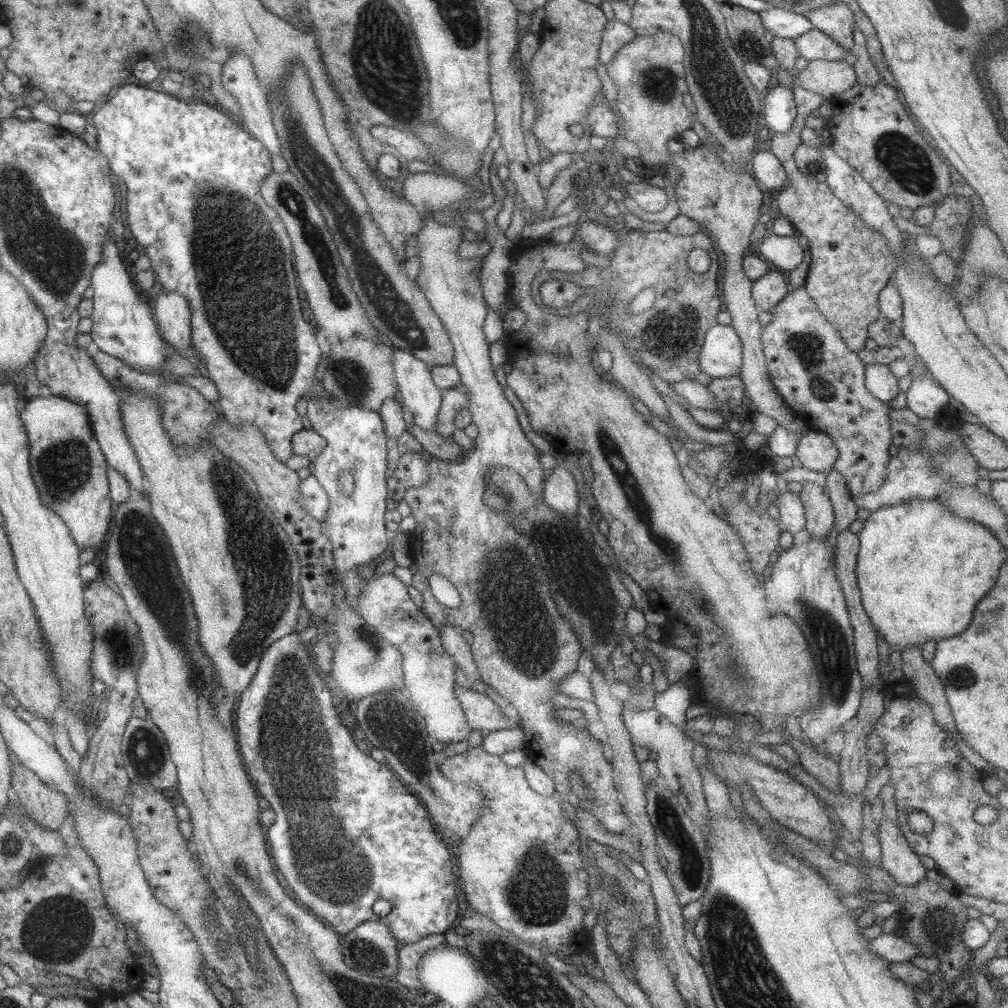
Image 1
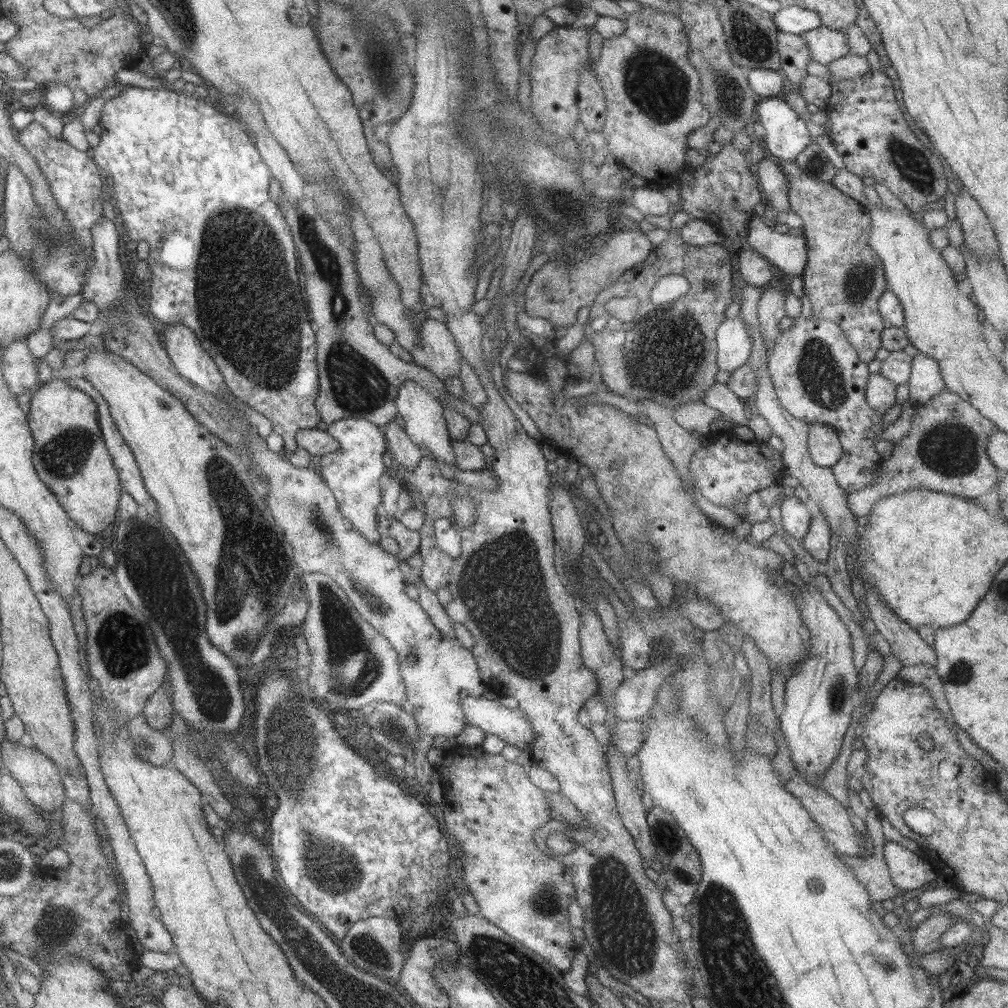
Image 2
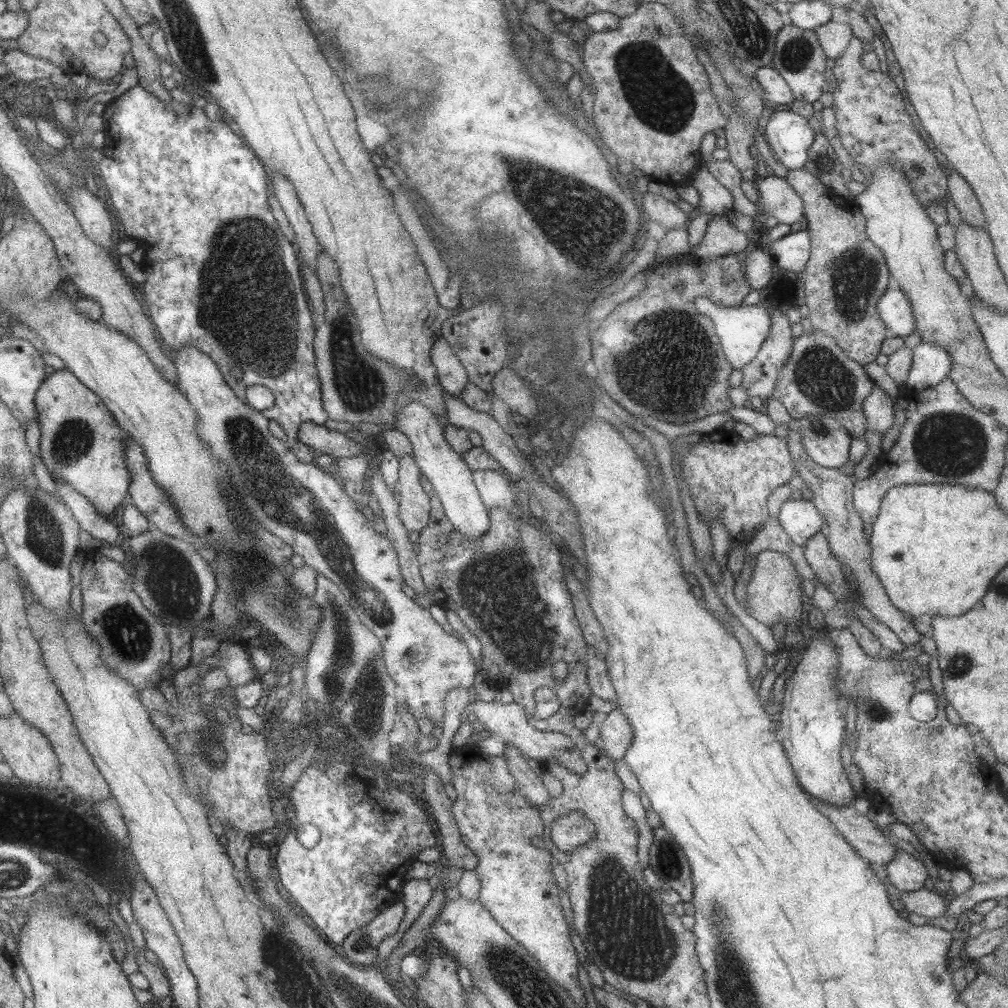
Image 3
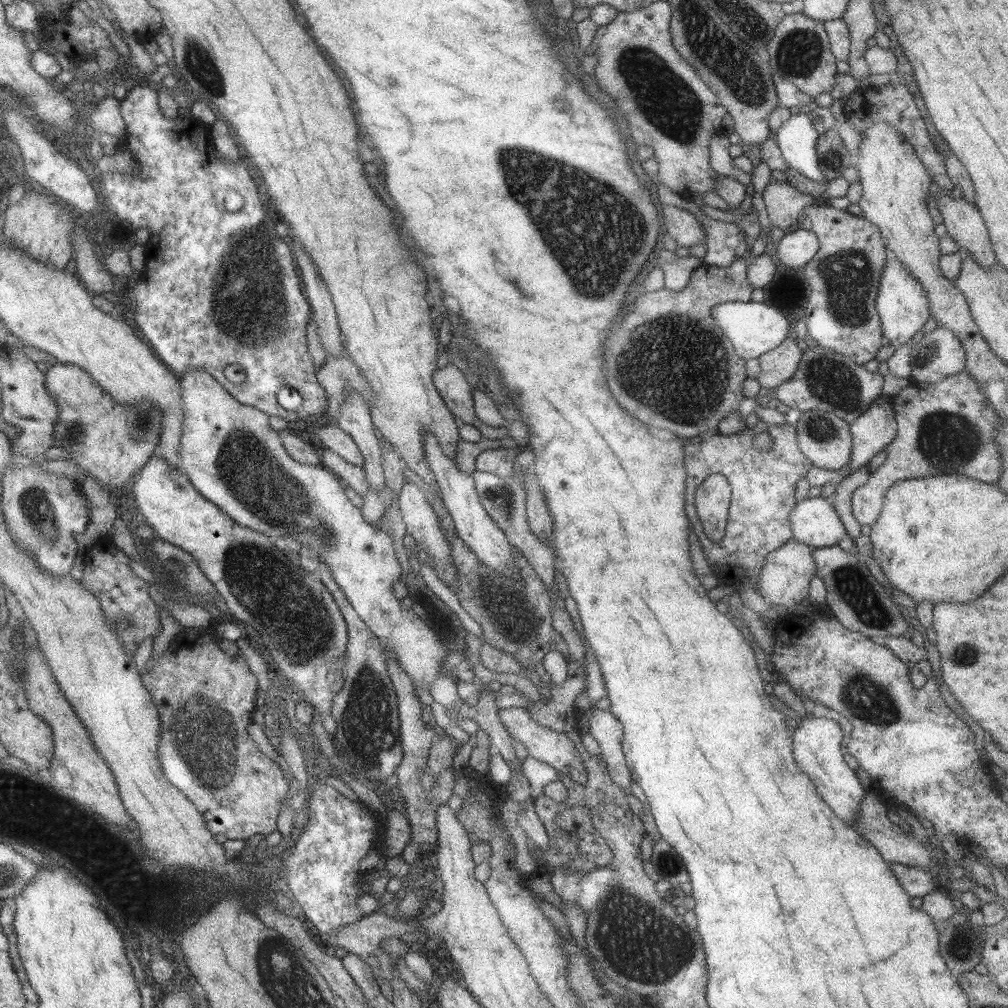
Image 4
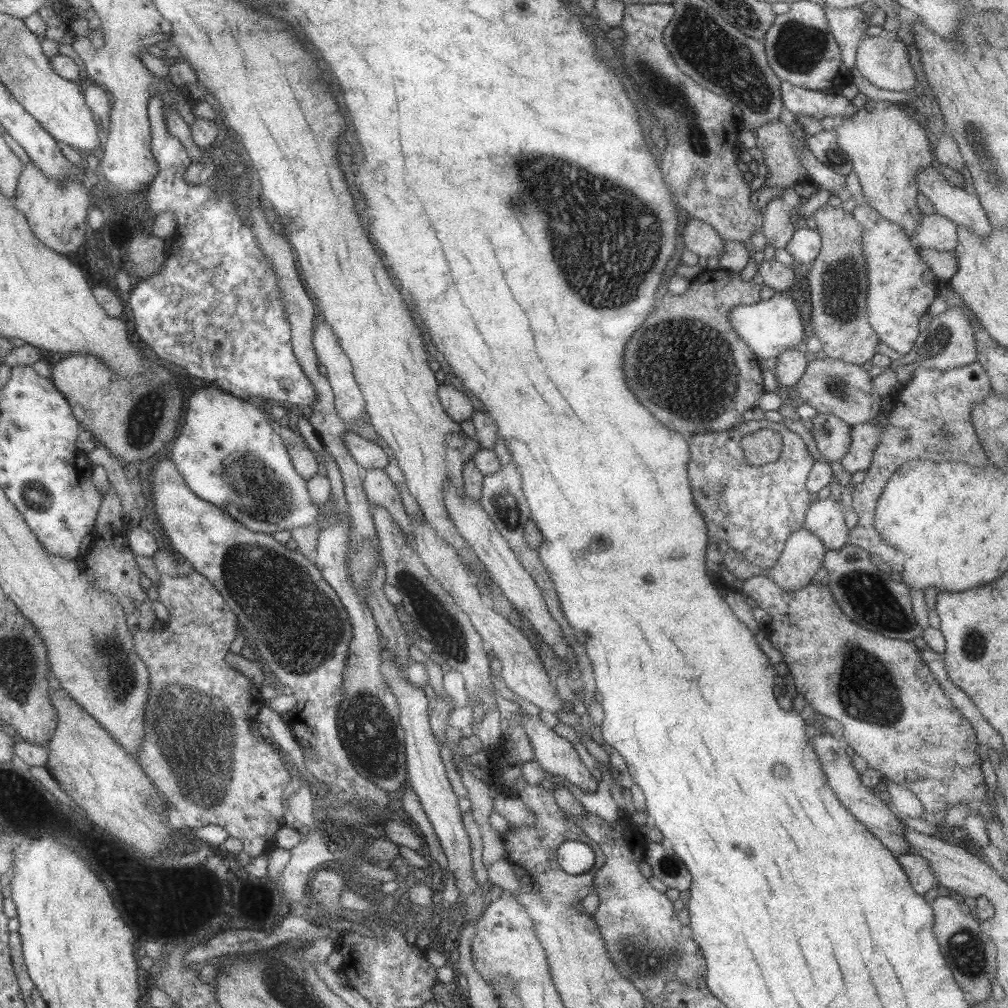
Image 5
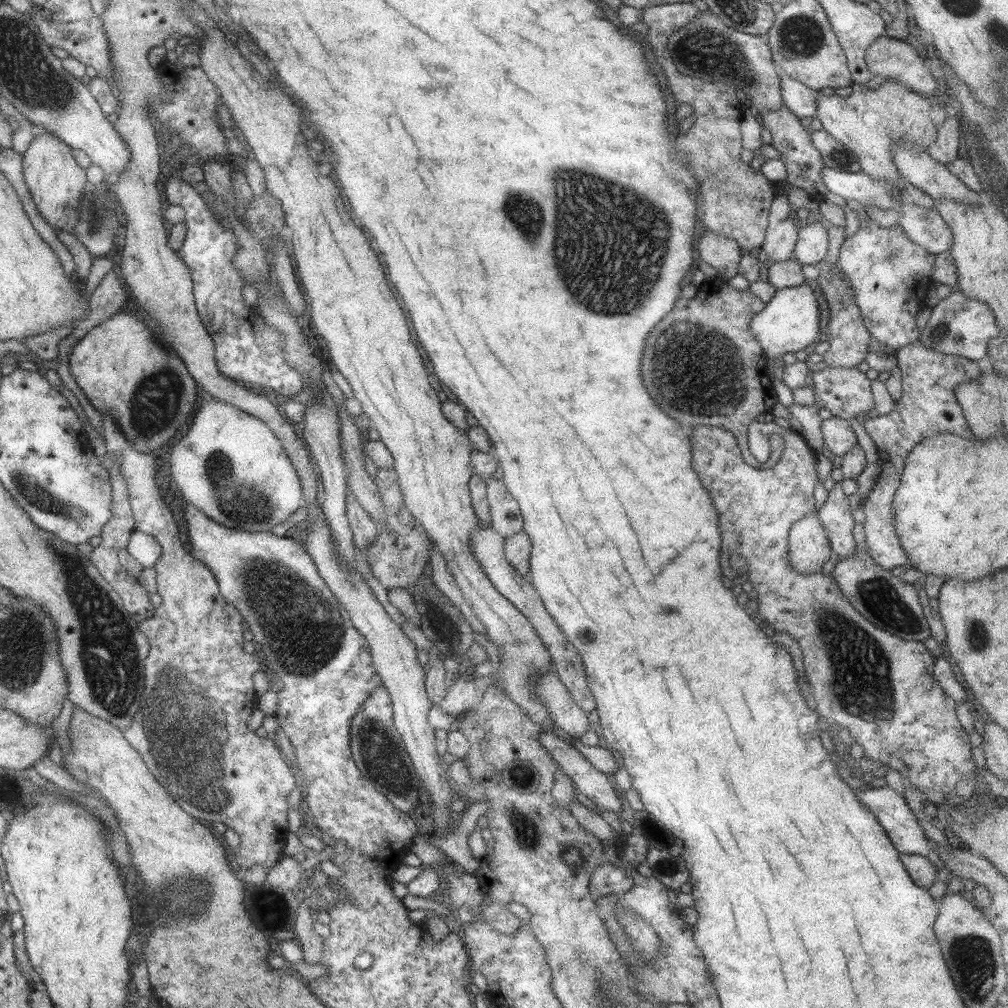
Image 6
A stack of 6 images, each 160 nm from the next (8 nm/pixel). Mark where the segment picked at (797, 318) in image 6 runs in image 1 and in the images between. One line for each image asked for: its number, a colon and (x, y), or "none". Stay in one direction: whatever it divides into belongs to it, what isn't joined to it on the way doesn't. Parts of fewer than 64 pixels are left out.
1: (721, 354)
2: (732, 340)
3: (741, 330)
4: (752, 328)
5: (767, 327)

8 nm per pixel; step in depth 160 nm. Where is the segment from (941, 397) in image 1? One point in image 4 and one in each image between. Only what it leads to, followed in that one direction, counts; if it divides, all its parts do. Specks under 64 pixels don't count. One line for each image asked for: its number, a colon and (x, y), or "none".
2: (924, 382)
3: (930, 365)
4: (938, 354)

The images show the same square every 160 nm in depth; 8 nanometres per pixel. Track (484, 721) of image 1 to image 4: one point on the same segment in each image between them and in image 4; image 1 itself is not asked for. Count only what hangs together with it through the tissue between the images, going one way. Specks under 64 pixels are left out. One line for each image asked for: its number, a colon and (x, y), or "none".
2: (510, 725)
3: (507, 721)
4: (555, 749)

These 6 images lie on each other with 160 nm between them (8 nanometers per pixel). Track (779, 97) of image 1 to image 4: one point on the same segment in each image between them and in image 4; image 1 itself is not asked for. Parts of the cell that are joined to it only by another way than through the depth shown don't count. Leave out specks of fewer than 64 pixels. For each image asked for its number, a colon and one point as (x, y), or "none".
2: (785, 136)
3: (788, 136)
4: (796, 138)

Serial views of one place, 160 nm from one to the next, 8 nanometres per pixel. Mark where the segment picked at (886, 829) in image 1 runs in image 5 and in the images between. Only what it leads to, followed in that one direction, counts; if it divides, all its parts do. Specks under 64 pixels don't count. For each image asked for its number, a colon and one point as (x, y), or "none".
2: (907, 871)
3: (905, 873)
4: (915, 882)
5: (921, 878)

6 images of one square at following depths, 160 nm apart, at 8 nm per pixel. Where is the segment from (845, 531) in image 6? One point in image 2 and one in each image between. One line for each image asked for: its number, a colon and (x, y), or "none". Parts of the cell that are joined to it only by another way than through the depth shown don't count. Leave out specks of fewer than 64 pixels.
2: (795, 518)
3: (799, 518)
4: (813, 521)
5: (824, 518)

